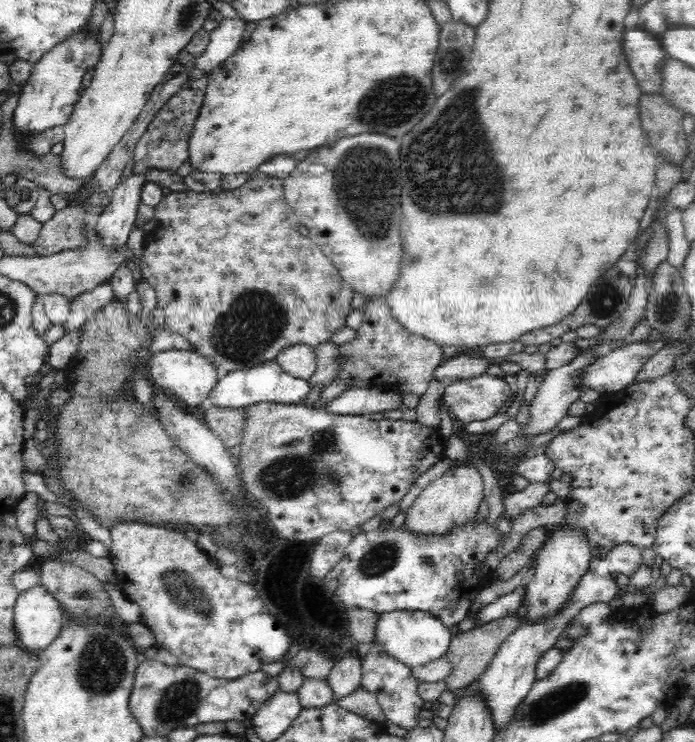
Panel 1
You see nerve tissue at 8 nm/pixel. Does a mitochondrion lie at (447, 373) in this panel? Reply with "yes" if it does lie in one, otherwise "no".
no

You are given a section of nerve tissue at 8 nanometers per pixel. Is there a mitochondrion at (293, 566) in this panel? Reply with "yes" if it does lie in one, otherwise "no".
no

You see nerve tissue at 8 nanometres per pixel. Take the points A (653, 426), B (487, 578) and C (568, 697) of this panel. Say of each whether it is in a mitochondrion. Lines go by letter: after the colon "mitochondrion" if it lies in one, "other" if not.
A: other
B: other
C: mitochondrion

